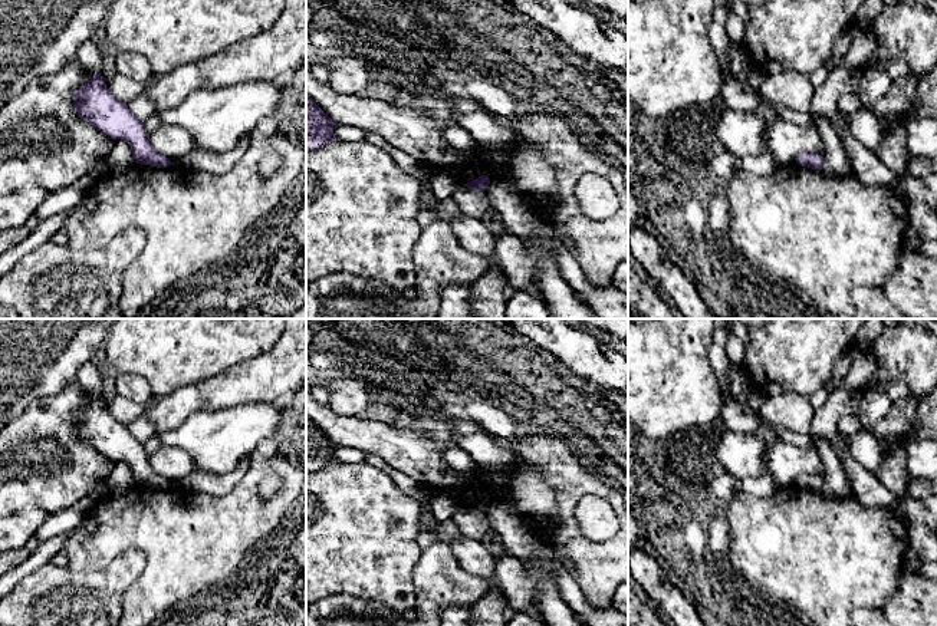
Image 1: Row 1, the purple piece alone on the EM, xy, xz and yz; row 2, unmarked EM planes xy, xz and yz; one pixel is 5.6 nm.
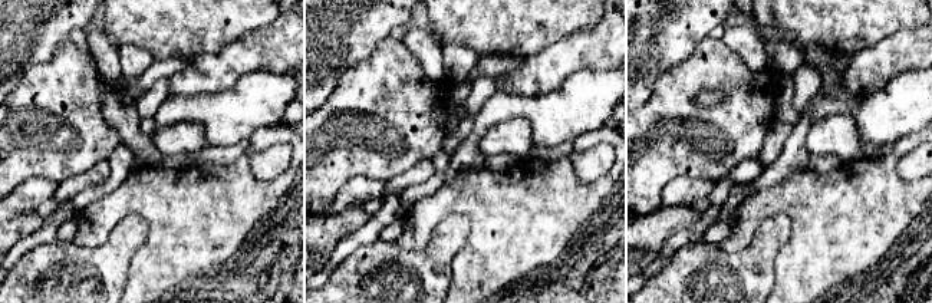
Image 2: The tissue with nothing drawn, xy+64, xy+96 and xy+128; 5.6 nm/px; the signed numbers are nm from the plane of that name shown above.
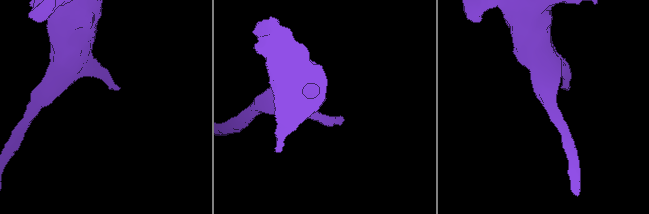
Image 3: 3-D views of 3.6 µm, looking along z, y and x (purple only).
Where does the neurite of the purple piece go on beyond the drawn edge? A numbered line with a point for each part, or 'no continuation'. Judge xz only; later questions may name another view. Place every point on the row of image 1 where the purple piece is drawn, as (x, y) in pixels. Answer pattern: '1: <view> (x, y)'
no continuation

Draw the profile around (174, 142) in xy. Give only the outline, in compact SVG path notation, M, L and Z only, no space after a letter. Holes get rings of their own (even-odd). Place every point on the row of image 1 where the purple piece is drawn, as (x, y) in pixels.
M161 123L148 138L151 146L172 164L178 164L197 148L193 135L175 125Z

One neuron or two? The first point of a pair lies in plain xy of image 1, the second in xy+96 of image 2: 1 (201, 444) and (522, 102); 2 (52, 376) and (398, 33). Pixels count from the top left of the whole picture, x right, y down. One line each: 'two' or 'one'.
1: one
2: two

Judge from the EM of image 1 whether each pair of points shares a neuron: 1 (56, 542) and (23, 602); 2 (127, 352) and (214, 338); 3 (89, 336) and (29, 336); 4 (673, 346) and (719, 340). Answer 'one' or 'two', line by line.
1: two
2: one
3: one
4: two

